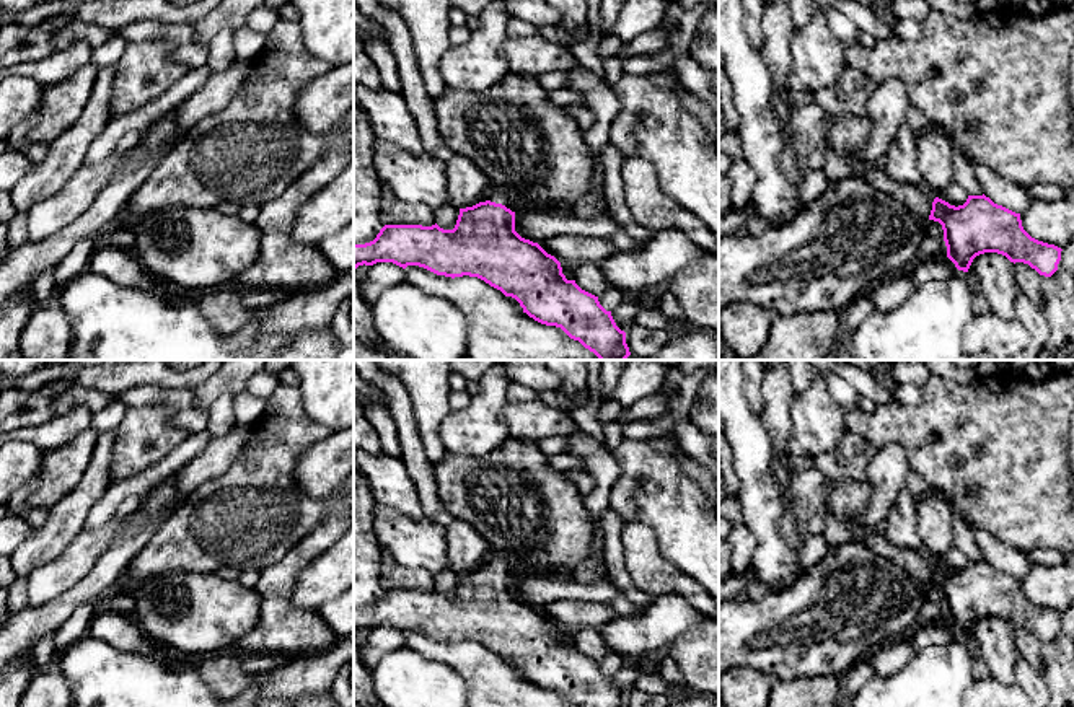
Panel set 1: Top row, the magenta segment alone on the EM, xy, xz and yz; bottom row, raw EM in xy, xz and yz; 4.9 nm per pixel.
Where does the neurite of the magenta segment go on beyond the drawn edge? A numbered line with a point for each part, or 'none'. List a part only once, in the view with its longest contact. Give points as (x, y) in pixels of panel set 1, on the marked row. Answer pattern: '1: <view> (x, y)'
1: xz (499, 196)

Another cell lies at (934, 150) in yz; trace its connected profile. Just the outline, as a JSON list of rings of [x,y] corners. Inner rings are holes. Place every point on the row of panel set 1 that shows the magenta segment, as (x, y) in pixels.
[[[929,122],[919,132],[916,138],[918,171],[926,187],[939,197],[953,182],[952,158],[957,150],[944,134],[935,130],[935,124]]]

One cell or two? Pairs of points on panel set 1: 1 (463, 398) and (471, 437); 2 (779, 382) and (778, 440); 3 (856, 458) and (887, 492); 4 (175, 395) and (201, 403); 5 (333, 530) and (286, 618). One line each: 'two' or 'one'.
1: two
2: one
3: two
4: two
5: one

